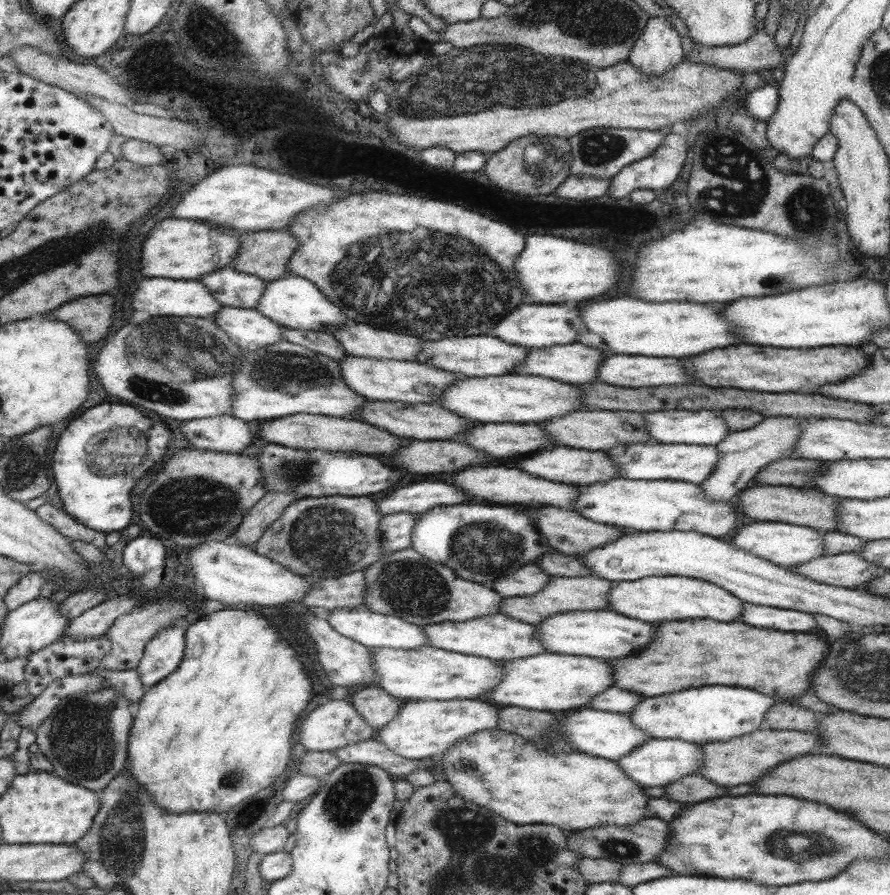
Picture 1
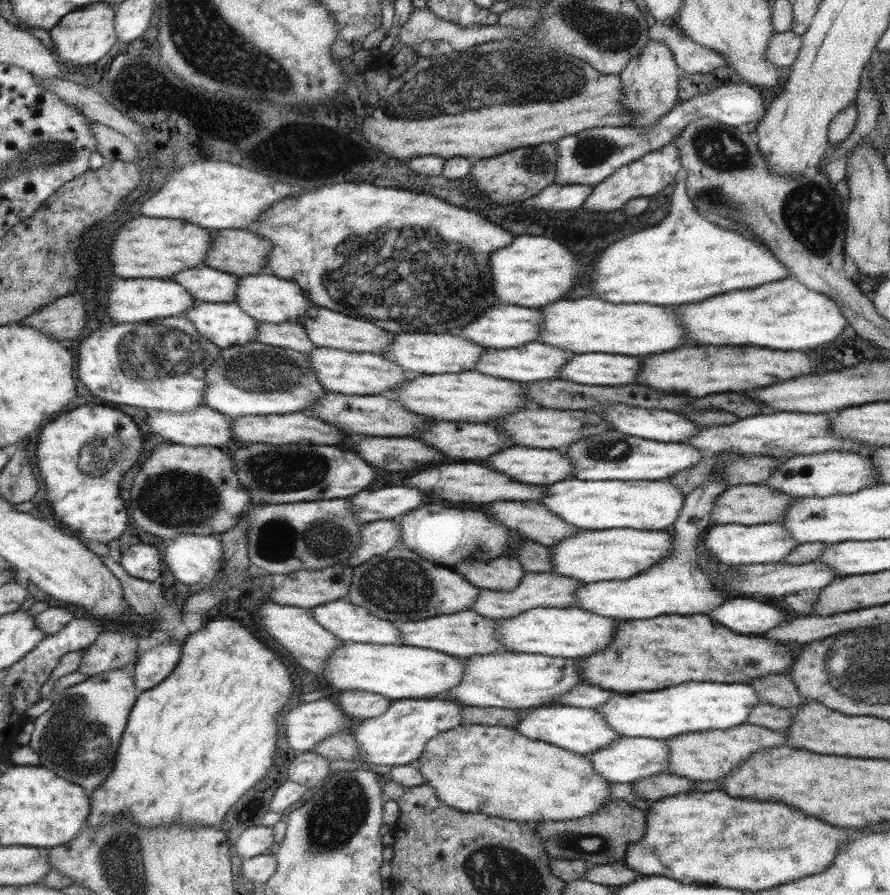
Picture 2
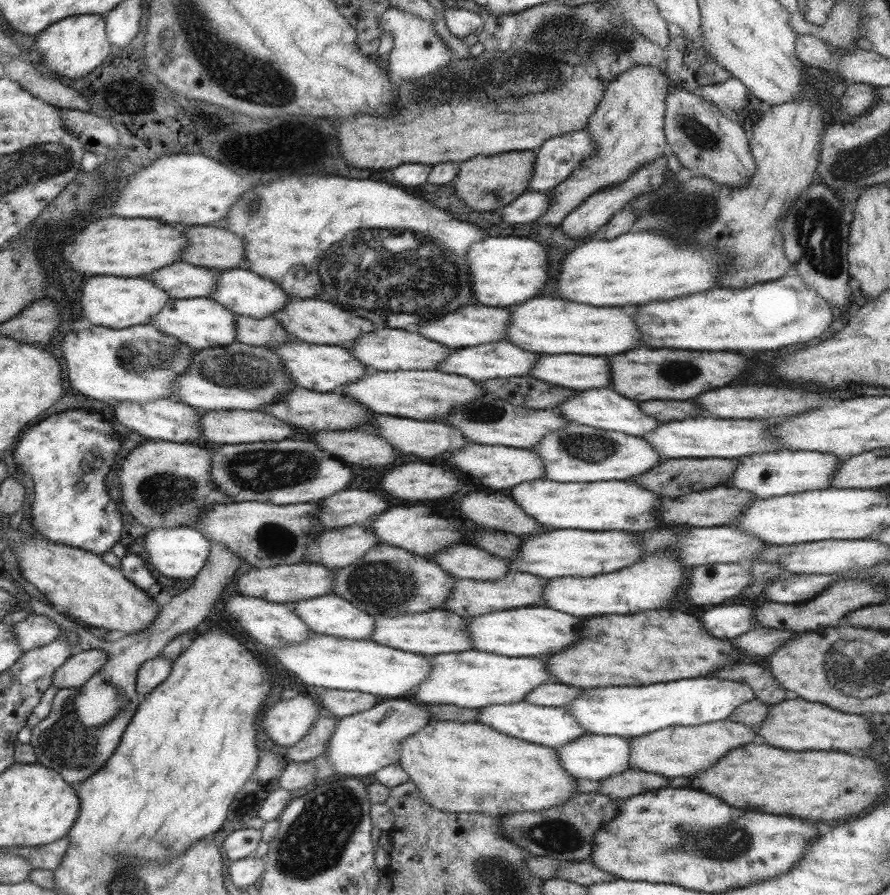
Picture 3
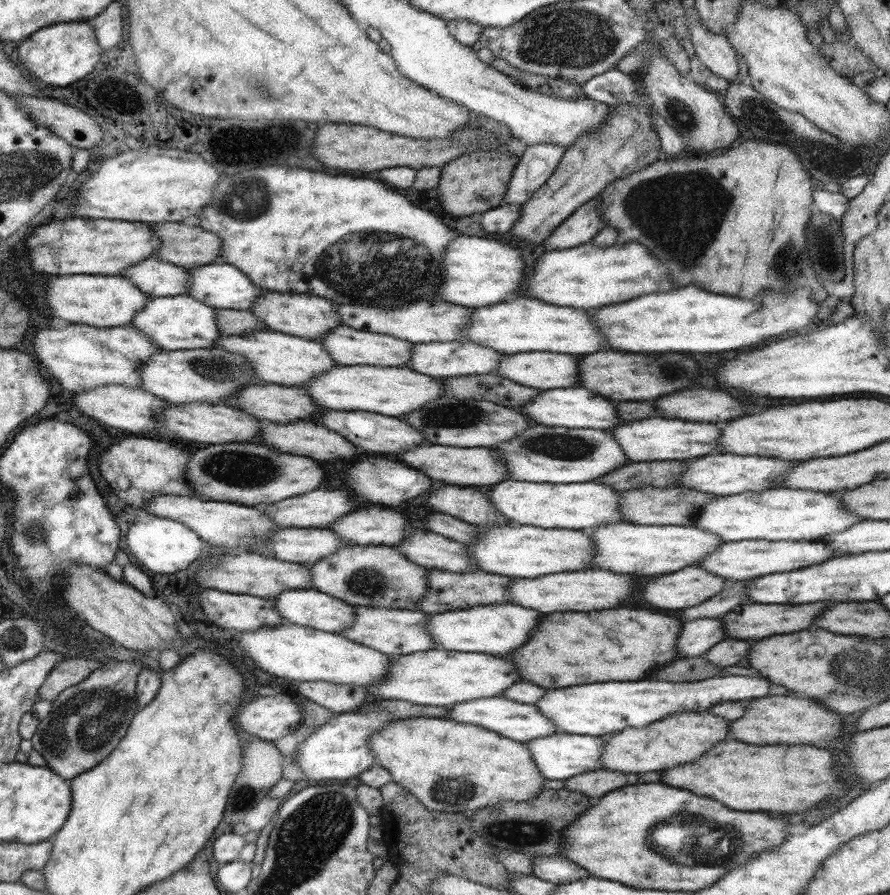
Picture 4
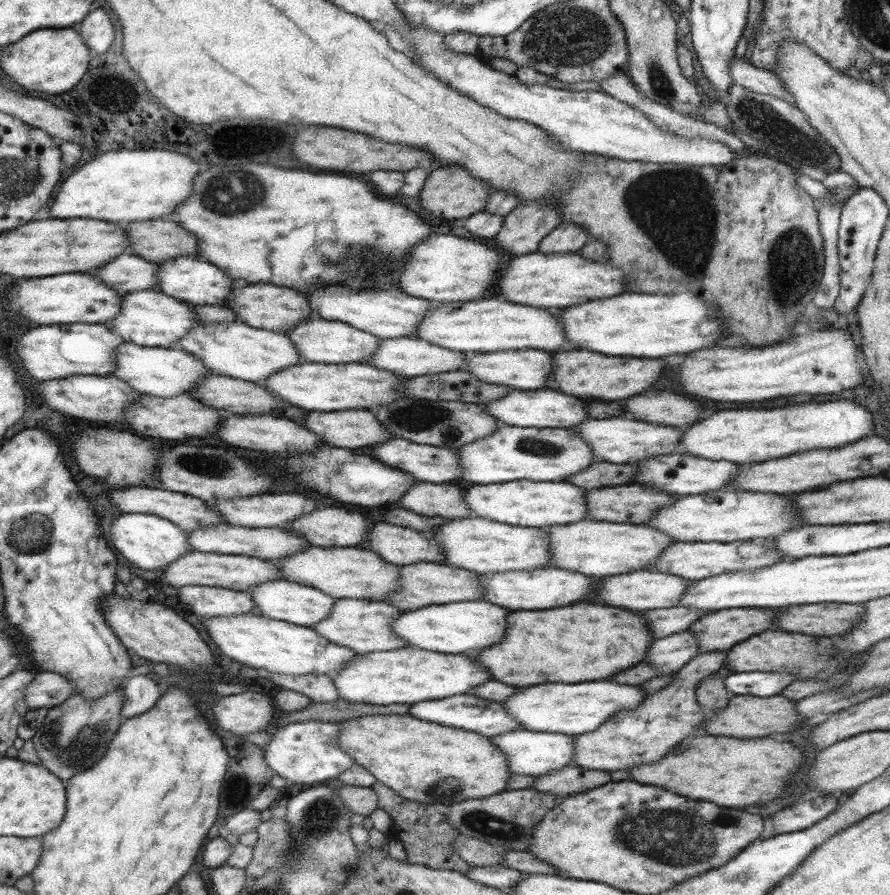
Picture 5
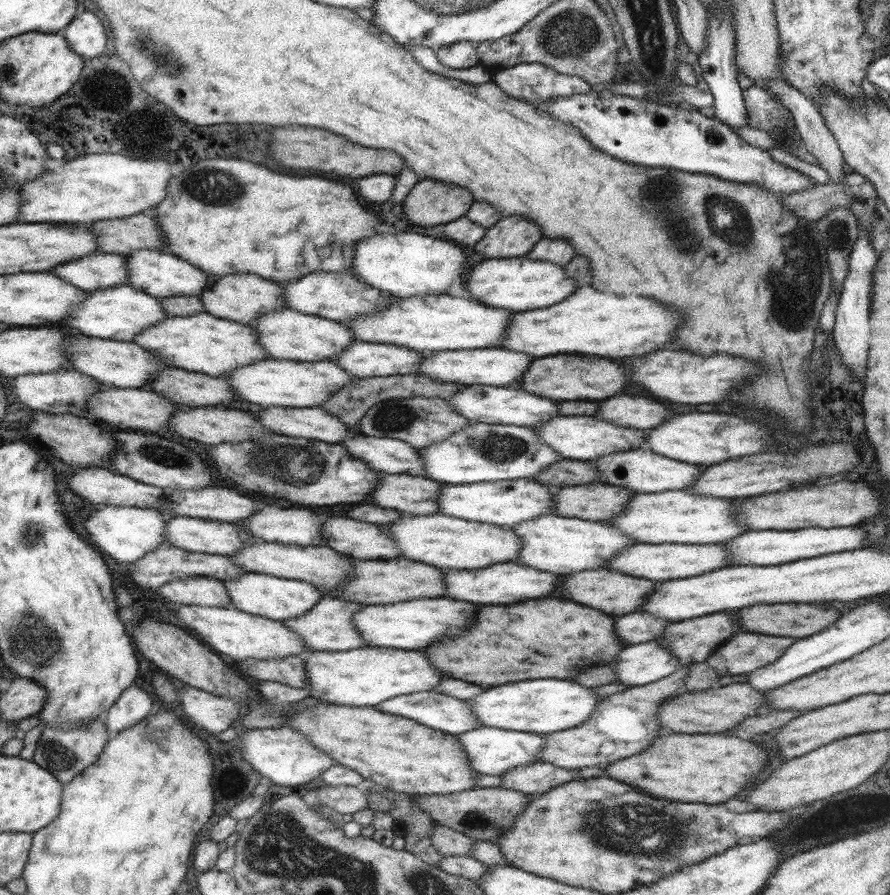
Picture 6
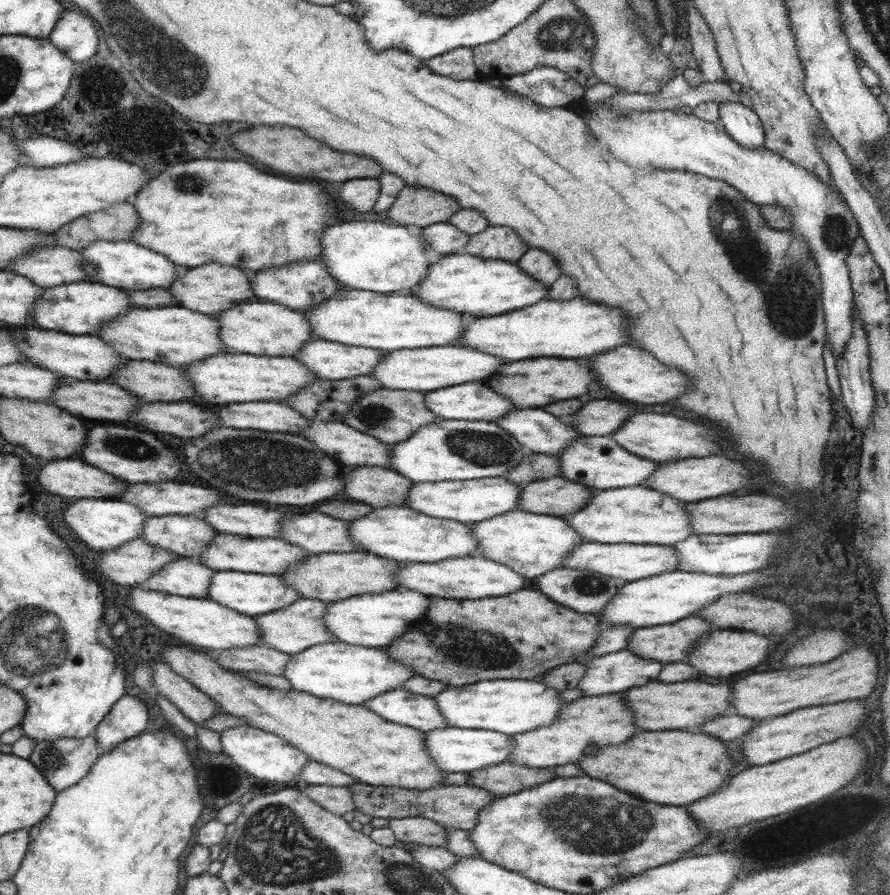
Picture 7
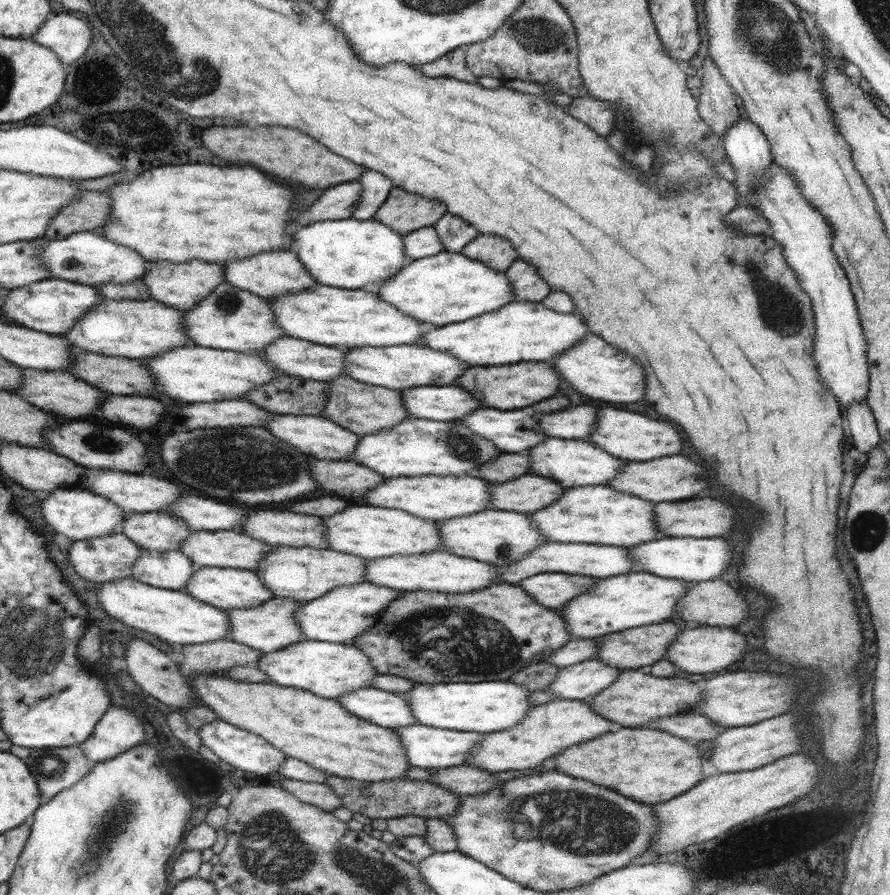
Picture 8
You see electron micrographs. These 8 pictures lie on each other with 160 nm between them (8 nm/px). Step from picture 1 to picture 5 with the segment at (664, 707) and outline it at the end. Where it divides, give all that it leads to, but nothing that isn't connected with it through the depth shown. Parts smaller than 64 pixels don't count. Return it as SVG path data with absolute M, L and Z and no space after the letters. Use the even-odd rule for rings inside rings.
M737 672L724 675L725 690L734 695L749 694L761 698L779 695L798 676L775 672ZM606 680L586 681L576 684L544 683L533 687L519 688L515 694L503 702L502 707L520 722L521 728L531 732L561 733L577 736L597 731L607 719L622 710L634 710L647 692L637 685L625 686Z

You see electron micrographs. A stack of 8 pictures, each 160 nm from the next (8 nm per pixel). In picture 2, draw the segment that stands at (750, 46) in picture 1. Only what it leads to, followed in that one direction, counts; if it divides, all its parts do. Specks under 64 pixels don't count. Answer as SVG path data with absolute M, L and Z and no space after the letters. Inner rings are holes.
M656 21L648 27L648 38L663 41L673 52L675 61L686 74L713 72L715 68L726 66L729 61L722 54L695 44L680 31ZM793 32L773 33L768 40L764 59L777 69L791 66L801 44L801 37Z

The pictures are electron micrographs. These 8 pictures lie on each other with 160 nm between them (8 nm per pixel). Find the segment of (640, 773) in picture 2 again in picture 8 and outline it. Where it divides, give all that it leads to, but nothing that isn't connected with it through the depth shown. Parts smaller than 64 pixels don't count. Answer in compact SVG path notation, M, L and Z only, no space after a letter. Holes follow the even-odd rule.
M417 722L403 728L393 728L392 731L398 734L410 766L428 770L464 765L473 746L484 738L480 732L457 732L456 730L431 728Z

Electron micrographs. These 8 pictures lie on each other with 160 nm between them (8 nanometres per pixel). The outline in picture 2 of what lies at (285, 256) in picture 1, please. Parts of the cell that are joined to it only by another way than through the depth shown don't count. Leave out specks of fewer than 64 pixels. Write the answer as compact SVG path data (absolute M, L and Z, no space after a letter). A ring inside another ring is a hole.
M250 229L209 230L213 243L203 266L232 274L234 277L258 275L265 268L274 244L259 238Z

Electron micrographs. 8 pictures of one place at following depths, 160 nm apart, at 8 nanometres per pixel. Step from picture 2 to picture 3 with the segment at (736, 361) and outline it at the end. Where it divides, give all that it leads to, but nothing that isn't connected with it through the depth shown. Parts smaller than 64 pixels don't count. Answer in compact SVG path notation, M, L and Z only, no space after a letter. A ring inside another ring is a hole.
M633 348L633 352L623 352L611 356L613 360L613 390L621 392L621 396L629 396L631 400L676 400L689 401L707 392L711 388L721 388L741 378L747 370L751 370L751 360L733 352L687 352L687 350L649 350L649 348Z

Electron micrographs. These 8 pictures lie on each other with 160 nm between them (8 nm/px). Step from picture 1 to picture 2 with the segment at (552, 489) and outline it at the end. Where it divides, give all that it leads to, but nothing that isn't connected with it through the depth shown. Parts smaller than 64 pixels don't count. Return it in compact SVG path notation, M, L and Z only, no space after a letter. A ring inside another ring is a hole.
M441 464L429 470L423 470L409 478L409 487L418 488L426 493L433 494L435 498L443 498L449 502L475 502L475 504L487 504L497 500L542 500L545 488L537 488L533 484L519 484L519 481L511 477L505 480L503 474L489 470L479 464Z

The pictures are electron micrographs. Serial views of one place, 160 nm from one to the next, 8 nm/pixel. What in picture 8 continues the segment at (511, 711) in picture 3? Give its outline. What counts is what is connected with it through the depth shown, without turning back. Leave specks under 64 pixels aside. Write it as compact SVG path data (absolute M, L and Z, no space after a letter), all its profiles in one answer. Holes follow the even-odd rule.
M367 687L342 694L336 700L355 716L383 728L403 728L416 723L408 698L403 694Z

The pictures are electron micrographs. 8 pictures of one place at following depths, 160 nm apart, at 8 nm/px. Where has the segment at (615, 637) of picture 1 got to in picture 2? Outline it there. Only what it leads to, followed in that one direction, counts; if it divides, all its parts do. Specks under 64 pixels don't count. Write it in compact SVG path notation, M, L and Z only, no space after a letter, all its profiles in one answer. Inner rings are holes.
M533 608L513 618L498 620L495 638L509 652L561 658L581 658L603 650L615 632L615 620L581 608Z

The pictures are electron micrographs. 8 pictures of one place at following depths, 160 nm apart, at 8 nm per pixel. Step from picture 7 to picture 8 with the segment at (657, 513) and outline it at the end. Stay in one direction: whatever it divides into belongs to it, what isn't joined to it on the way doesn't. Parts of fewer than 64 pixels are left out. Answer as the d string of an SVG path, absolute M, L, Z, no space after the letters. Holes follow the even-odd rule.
M609 485L579 486L566 488L552 506L527 516L549 541L630 548L661 536L654 519L654 505L651 501L619 492Z

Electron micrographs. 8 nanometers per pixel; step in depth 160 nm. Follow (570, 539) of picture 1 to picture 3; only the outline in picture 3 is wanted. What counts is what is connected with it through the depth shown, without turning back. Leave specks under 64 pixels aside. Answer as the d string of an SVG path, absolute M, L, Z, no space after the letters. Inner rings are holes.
M473 490L460 498L459 510L475 525L515 536L533 536L552 527L538 523L504 491L483 493Z

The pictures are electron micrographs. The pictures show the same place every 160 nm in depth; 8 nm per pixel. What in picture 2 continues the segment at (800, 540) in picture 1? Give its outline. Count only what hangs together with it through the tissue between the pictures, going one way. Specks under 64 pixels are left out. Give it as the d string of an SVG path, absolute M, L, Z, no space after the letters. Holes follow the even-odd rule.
M779 523L757 524L745 526L740 524L711 525L703 533L701 543L705 552L717 559L721 564L771 564L782 562L798 544L788 530Z

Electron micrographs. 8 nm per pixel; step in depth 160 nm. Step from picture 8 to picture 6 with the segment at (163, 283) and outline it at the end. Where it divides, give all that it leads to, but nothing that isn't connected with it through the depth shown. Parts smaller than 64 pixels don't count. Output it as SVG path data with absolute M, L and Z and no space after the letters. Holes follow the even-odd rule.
M237 274L215 277L200 296L204 312L225 320L237 321L239 324L252 324L262 314L269 314L284 307L284 290L280 284L261 279L251 274Z

